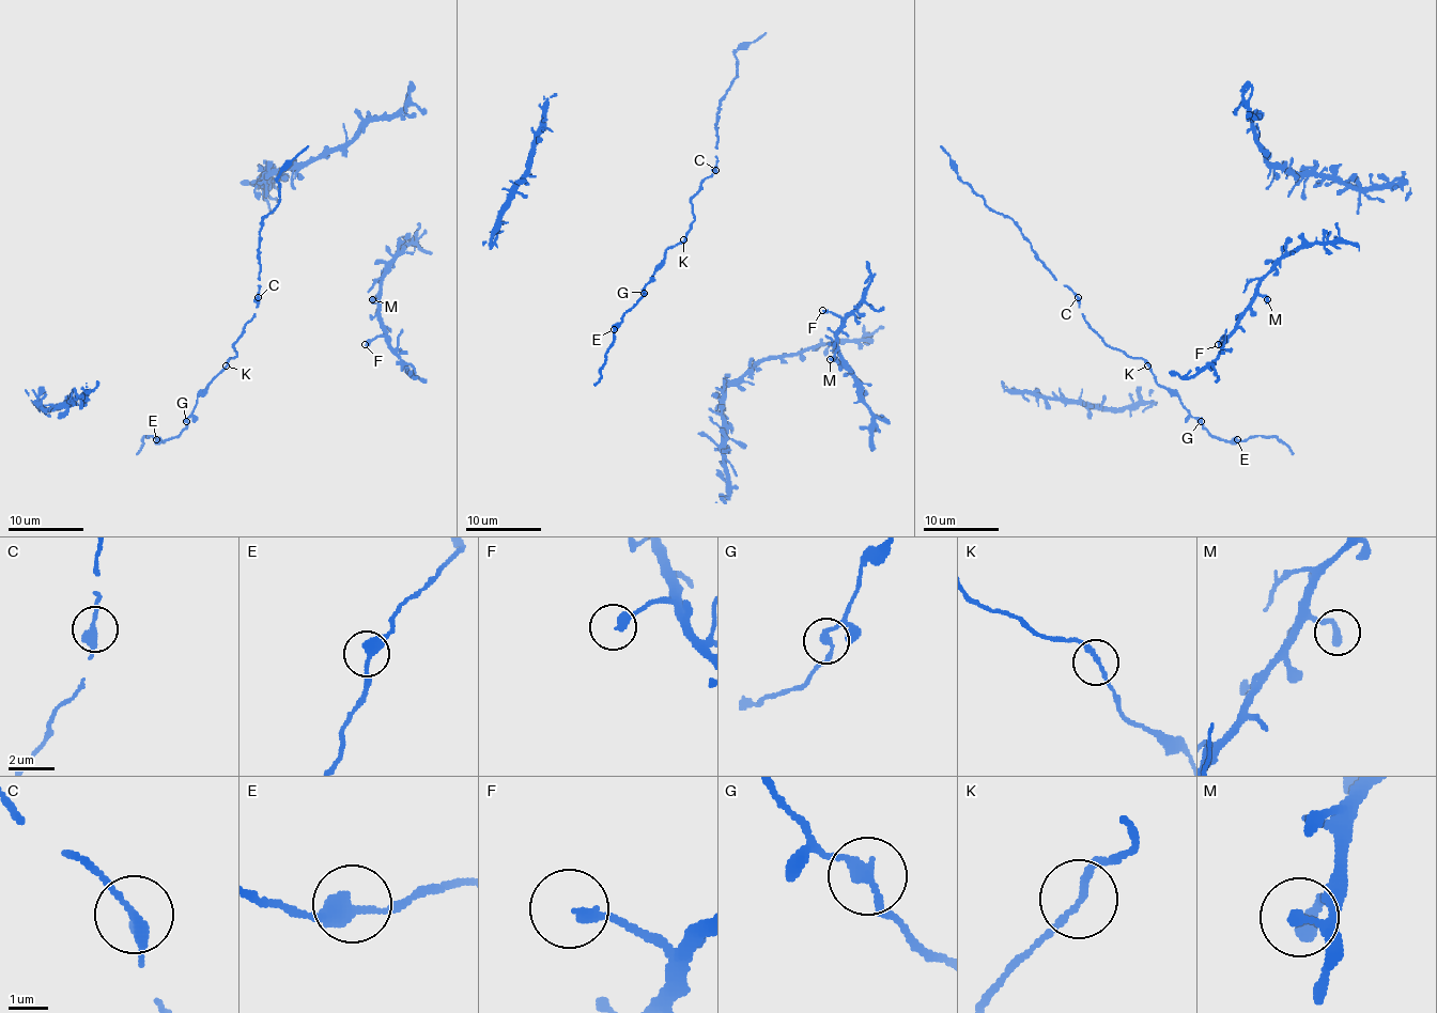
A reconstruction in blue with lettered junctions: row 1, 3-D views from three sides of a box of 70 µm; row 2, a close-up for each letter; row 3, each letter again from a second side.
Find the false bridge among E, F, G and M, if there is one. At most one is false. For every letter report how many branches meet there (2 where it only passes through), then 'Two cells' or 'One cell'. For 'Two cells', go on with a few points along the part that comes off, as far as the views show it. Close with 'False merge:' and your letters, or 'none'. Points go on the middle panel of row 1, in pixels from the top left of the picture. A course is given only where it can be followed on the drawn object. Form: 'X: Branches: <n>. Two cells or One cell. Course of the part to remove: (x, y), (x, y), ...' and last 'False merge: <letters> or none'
E: Branches: 2. One cell
F: Branches: 1. One cell
G: Branches: 2. One cell
M: Branches: 1. One cell
False merge: none

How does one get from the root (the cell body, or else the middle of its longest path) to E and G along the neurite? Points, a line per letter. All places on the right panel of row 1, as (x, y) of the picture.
E: (1149, 365), (1154, 378), (1169, 388), (1213, 436), (1225, 441), (1237, 439)
G: (1149, 365), (1154, 378), (1169, 388), (1186, 409), (1201, 420)

